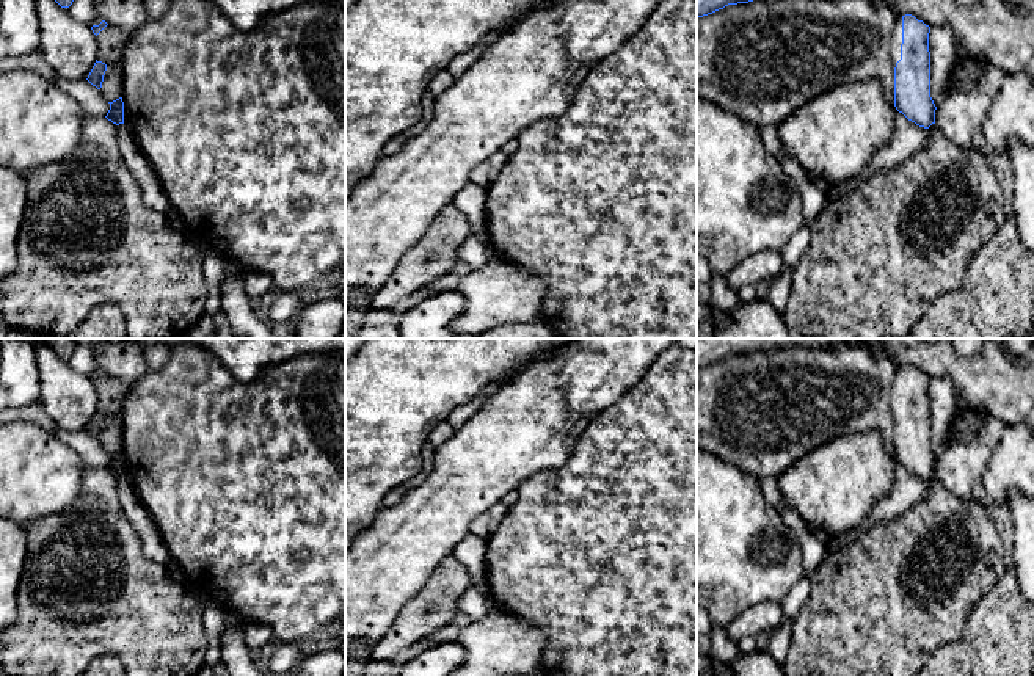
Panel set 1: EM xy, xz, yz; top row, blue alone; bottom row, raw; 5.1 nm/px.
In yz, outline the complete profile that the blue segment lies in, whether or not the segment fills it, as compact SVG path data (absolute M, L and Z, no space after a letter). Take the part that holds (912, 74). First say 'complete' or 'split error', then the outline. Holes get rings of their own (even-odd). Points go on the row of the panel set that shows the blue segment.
split error; M912 14L899 16L890 53L894 66L894 107L908 121L929 129L935 124L930 97L930 27Z

